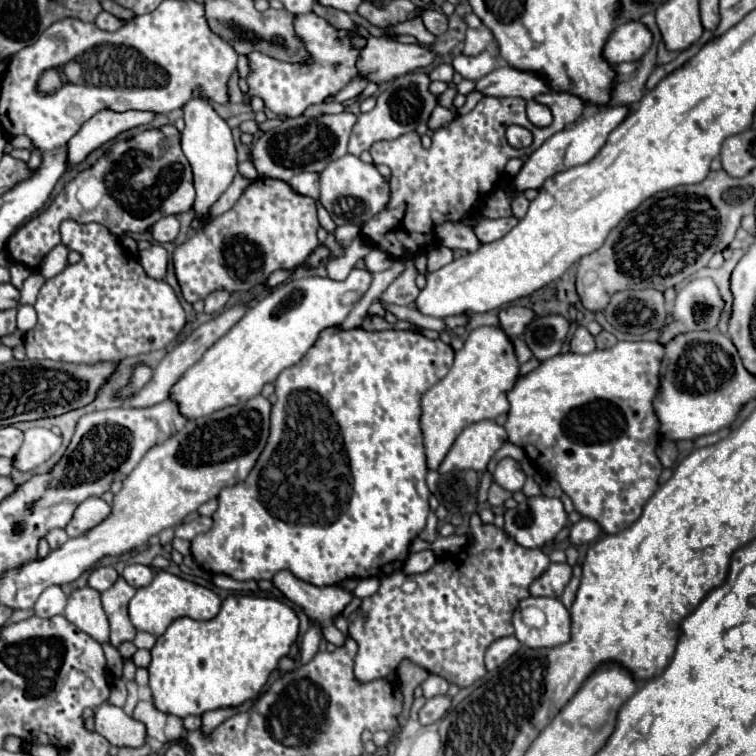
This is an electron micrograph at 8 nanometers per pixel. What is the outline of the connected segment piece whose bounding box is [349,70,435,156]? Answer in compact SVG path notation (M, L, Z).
M415 70L415 72L395 78L385 90L381 90L377 94L375 108L367 114L359 114L357 124L353 126L351 140L349 140L349 154L361 156L361 152L369 150L373 142L393 140L401 134L413 132L417 124L425 122L435 108L435 94L429 90L429 84L431 84L429 76L423 70Z

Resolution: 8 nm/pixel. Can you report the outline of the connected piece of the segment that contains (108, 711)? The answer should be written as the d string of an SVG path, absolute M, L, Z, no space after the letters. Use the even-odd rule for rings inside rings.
M107 702L95 708L95 730L119 748L139 748L147 740L147 728L143 722Z

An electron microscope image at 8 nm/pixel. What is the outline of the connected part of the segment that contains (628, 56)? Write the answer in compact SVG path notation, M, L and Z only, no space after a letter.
M631 20L627 24L619 24L613 30L603 54L611 64L621 64L639 60L639 56L643 56L647 48L651 48L651 32L647 32L641 22Z

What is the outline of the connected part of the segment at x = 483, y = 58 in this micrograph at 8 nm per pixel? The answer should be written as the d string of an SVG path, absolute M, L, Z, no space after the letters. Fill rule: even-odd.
M485 50L473 58L457 56L453 60L453 68L463 78L483 78L495 68L495 60L497 60L497 54L493 50Z

